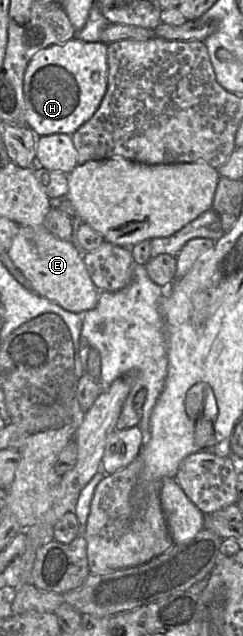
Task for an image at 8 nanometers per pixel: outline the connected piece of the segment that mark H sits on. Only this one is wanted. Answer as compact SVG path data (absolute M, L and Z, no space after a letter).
M73 38L37 52L24 74L23 91L28 126L38 135L73 134L99 108L107 91L107 45Z

